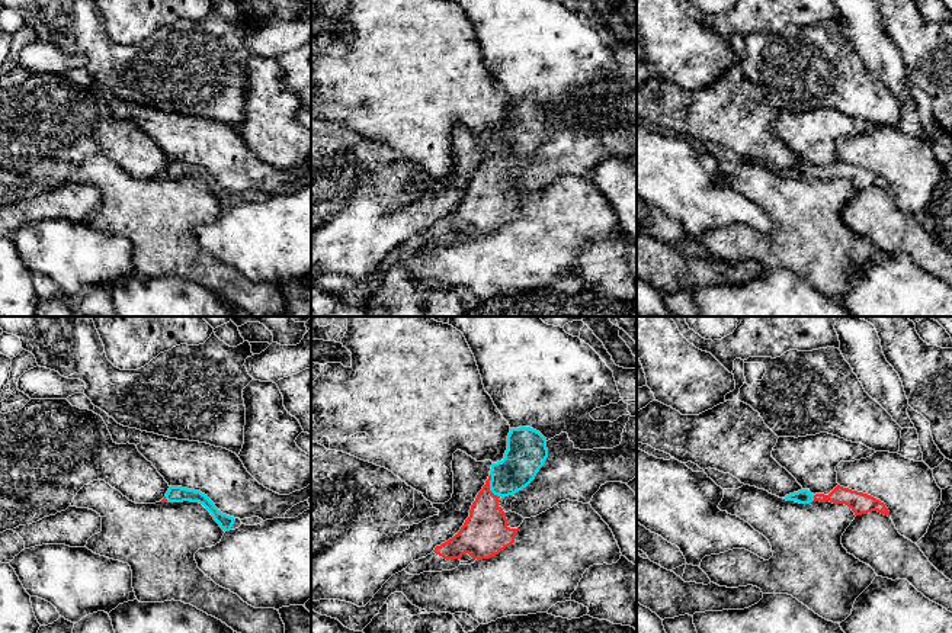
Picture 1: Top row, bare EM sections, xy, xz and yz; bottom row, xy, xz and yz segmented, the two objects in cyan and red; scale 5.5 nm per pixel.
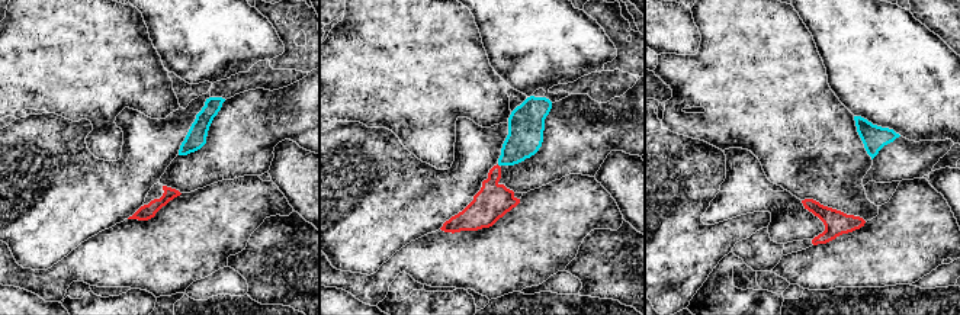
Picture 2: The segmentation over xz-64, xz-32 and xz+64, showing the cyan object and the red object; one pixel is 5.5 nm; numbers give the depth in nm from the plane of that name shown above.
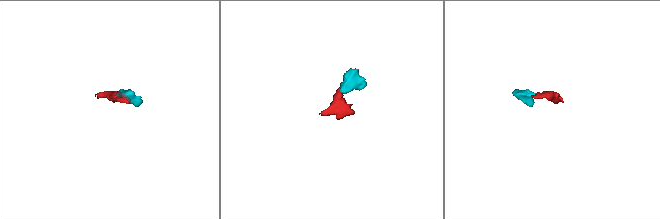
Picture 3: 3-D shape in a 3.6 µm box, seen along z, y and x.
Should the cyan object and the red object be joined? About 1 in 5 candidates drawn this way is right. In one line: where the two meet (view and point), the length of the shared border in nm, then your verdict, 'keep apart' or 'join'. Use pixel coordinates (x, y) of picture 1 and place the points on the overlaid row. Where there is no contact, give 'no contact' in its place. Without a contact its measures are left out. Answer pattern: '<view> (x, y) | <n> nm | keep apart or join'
xz (490, 485) | 140 nm | join

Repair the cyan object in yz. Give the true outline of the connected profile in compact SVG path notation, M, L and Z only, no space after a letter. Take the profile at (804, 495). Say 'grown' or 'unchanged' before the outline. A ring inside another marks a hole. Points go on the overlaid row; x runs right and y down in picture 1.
grown; M837 485L828 495L824 494L814 495L808 489L801 489L798 492L786 495L783 499L796 501L799 504L810 504L812 501L820 501L820 502L830 501L833 504L847 505L855 512L855 515L878 511L890 517L888 508L879 499L863 492L843 488L840 485Z

